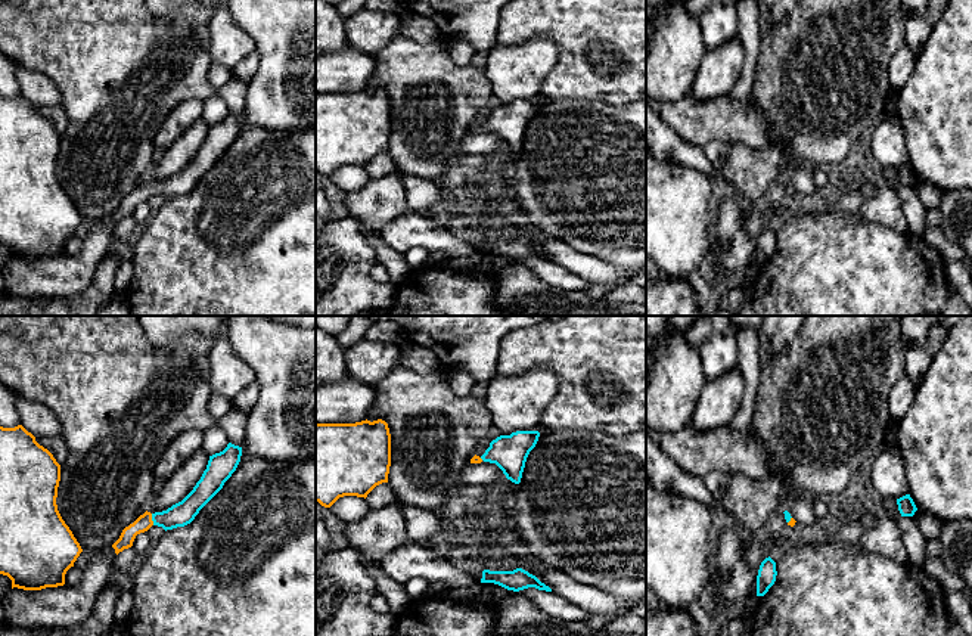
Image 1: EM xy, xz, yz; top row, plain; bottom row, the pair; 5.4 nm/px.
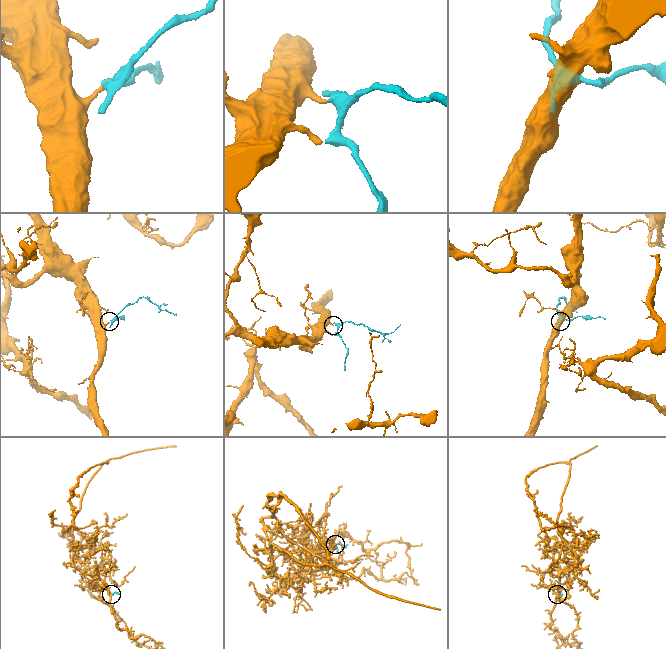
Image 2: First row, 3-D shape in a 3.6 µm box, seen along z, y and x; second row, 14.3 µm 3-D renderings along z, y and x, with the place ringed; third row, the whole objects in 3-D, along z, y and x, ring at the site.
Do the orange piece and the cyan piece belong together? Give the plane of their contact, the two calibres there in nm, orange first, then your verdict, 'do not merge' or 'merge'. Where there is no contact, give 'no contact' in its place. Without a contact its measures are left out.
xy | 90/130 nm | merge

